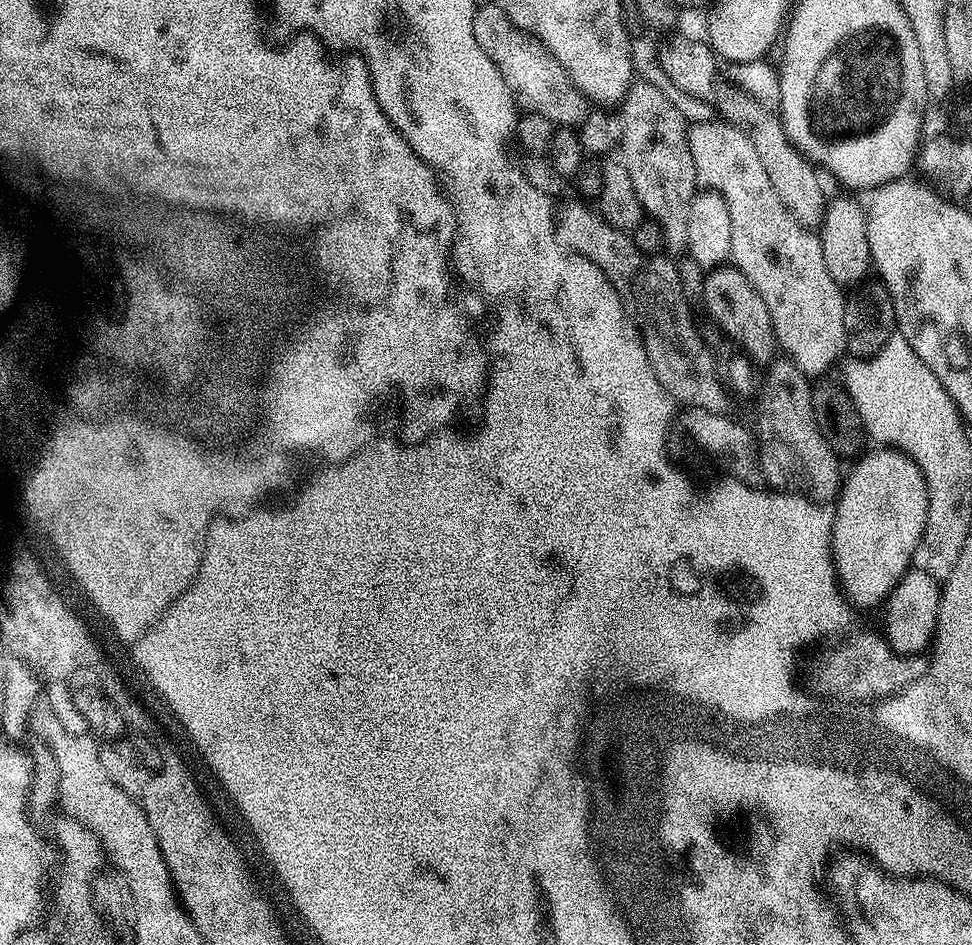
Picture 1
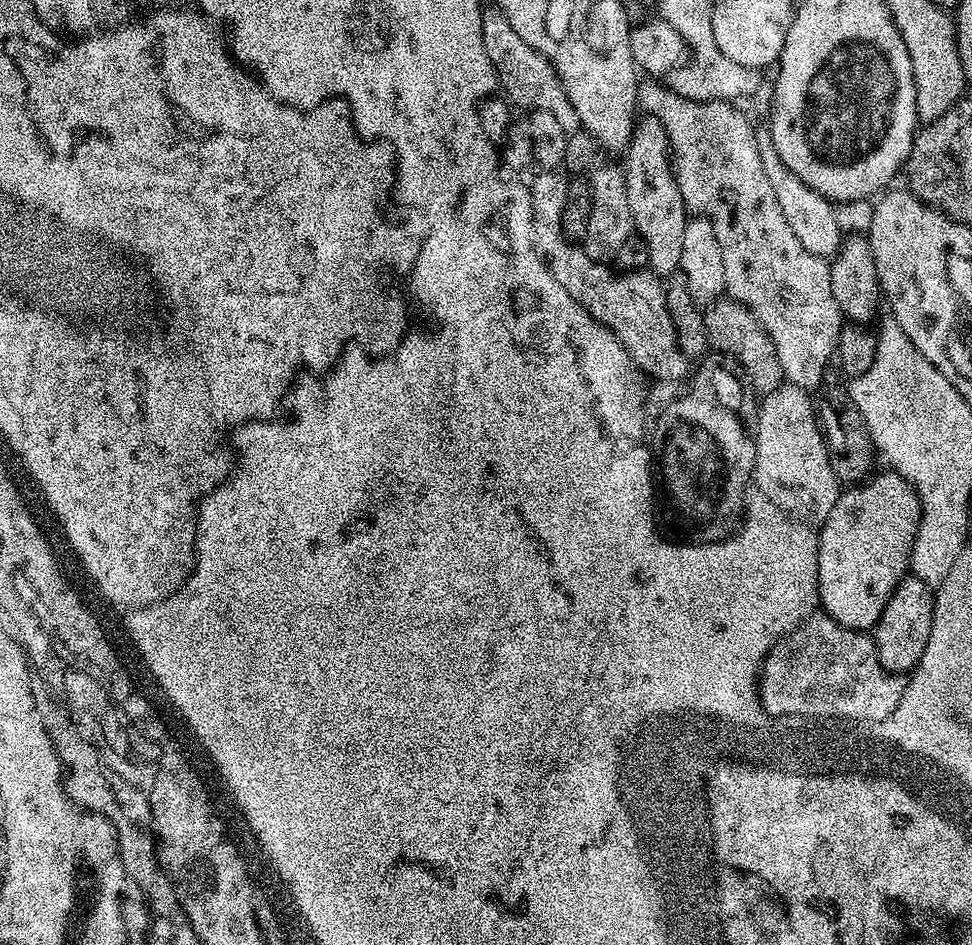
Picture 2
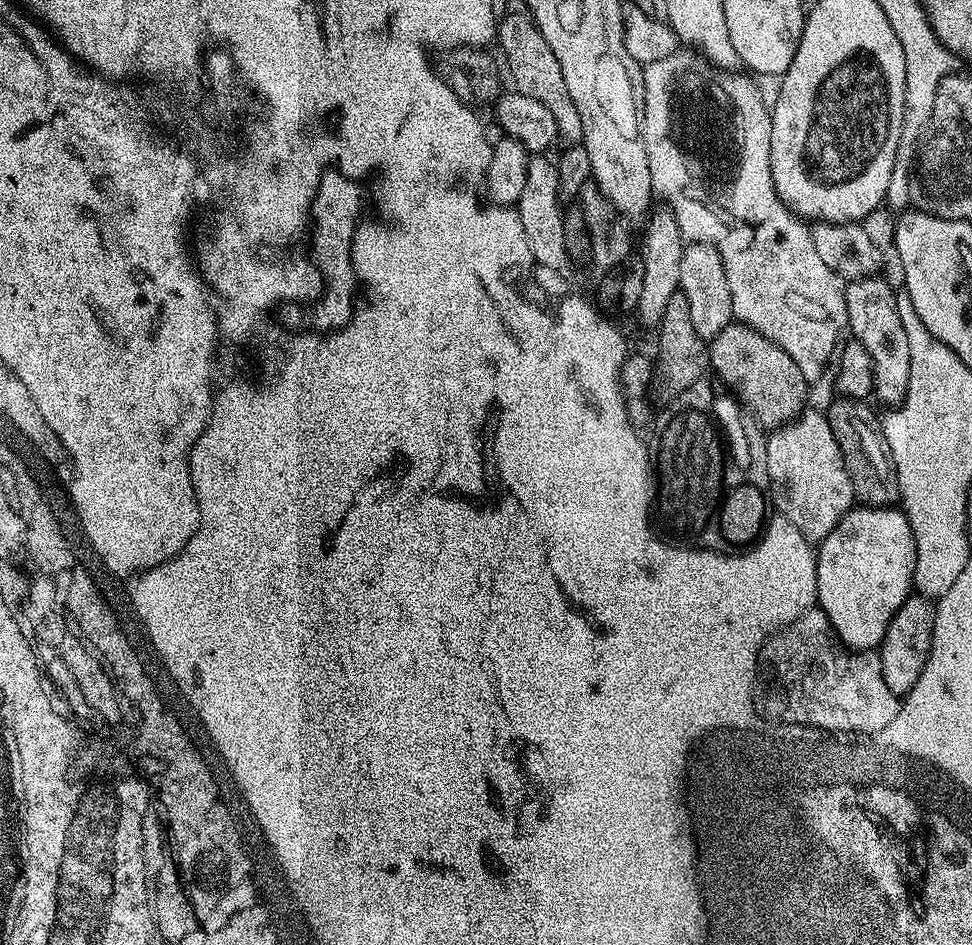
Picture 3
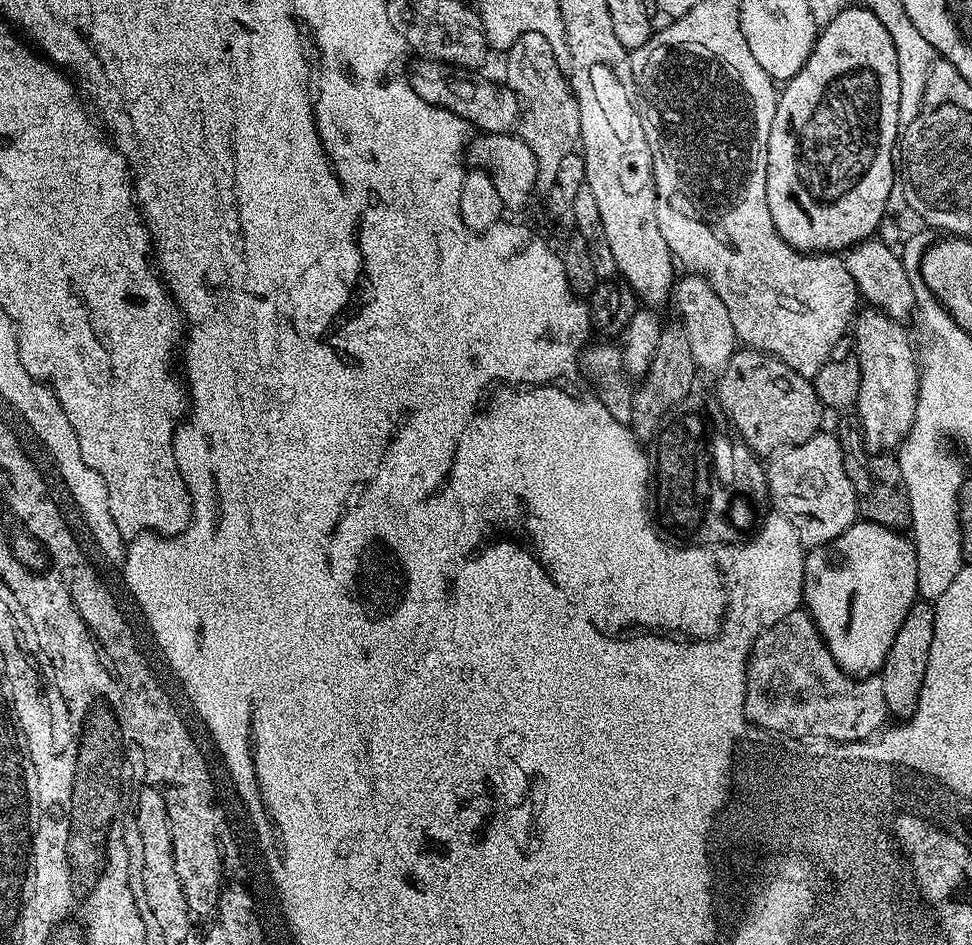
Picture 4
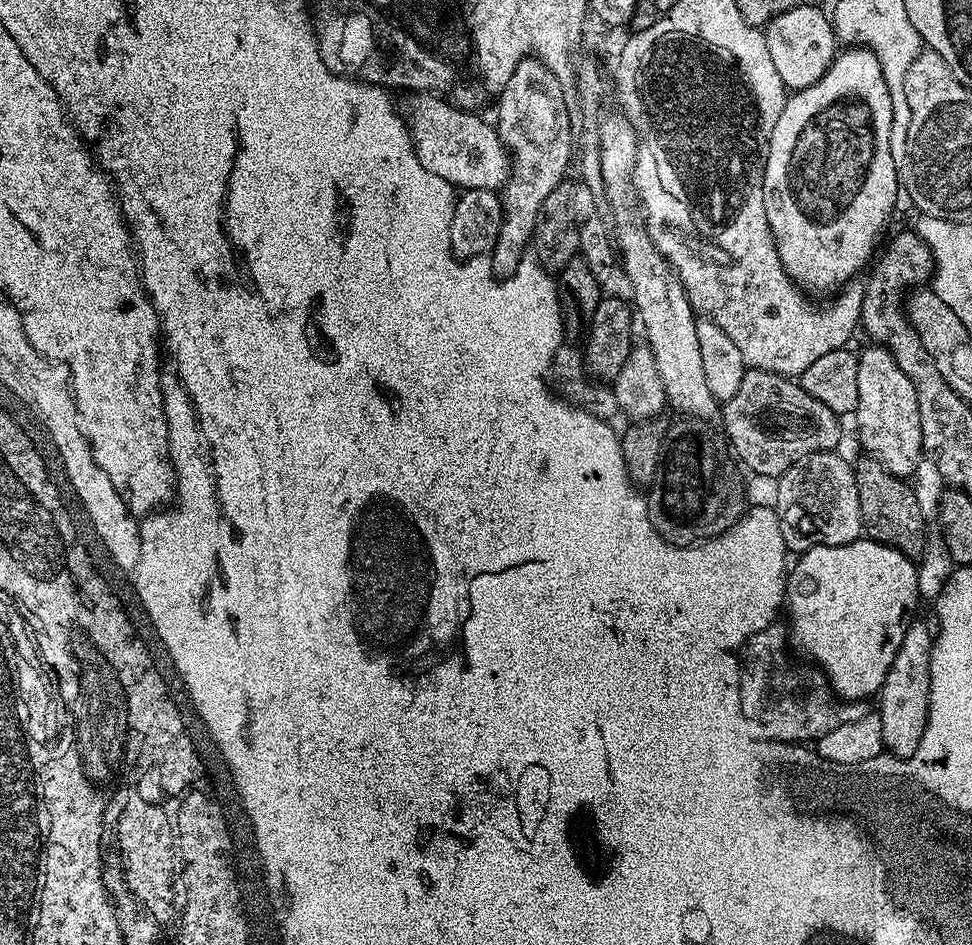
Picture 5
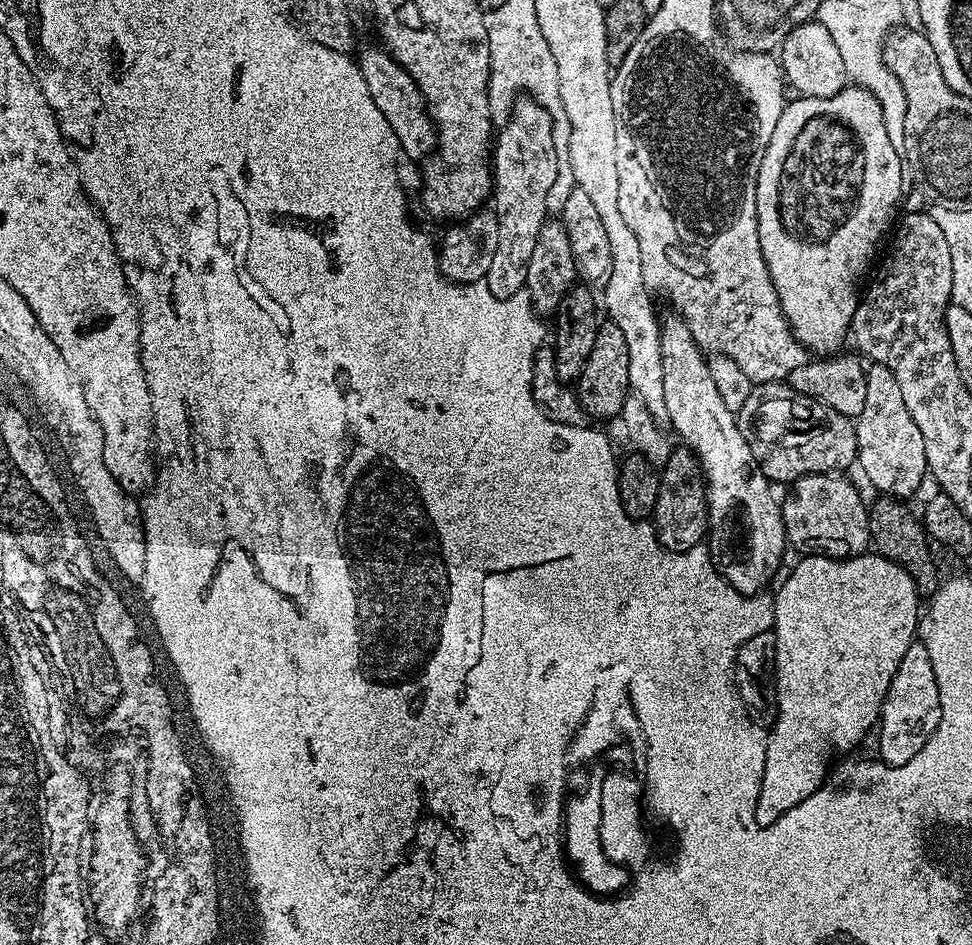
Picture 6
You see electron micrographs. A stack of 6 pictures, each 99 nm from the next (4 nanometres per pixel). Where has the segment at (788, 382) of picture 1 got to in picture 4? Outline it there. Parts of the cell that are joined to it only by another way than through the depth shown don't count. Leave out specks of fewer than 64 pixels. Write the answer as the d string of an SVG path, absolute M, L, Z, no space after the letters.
M821 430L806 442L775 453L770 460L772 465L766 468L771 507L781 515L791 516L799 529L798 538L808 550L829 544L858 520L856 491L852 480L846 478L840 441L826 432Z

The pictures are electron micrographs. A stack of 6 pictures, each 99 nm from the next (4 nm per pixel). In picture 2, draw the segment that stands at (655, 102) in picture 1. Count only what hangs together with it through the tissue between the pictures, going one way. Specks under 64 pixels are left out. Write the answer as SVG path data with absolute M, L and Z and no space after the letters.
M655 118L641 119L632 130L632 141L628 143L626 157L628 156L628 172L623 175L622 182L628 188L626 201L635 231L646 242L648 251L648 268L661 278L667 278L680 267L682 258L682 234L686 234L686 226L690 219L690 213L684 206L682 190L676 181L674 161L670 155L668 136Z

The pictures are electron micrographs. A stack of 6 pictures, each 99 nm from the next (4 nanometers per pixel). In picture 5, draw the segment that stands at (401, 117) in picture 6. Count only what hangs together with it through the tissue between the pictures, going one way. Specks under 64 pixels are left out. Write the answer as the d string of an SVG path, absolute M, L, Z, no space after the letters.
M412 94L407 99L408 132L412 135L418 162L422 162L430 174L446 178L457 190L503 189L512 175L512 157L489 121L487 124L475 111L461 110L436 94Z

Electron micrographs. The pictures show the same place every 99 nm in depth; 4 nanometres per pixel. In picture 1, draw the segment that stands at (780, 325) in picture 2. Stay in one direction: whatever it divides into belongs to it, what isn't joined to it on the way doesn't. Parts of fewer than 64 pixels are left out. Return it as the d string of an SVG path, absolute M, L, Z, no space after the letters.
M713 118L700 123L693 123L688 129L688 141L690 142L690 154L694 158L694 170L696 171L697 181L705 189L722 194L722 198L726 202L726 210L730 210L731 263L747 278L750 286L754 286L754 290L758 290L758 294L762 294L762 302L766 302L766 310L770 310L770 318L776 331L777 345L782 349L783 355L787 359L797 364L803 370L805 376L809 378L823 377L827 373L824 371L840 355L843 357L846 352L844 346L846 342L846 330L844 329L844 301L846 296L845 293L840 293L843 292L841 285L836 284L830 278L830 274L826 270L826 262L822 262L822 246L820 245L819 235L815 231L805 228L803 224L799 224L782 206L778 194L774 194L774 186L770 186L770 178L766 178L766 169L762 167L762 161L758 158L758 153L754 151L754 146L750 143L750 138L742 130L738 130L726 120Z

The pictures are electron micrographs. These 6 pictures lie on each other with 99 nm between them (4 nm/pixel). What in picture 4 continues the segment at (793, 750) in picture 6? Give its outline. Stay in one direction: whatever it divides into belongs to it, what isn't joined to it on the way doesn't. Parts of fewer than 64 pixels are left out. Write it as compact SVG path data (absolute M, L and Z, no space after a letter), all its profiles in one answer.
M860 520L855 524L851 524L841 536L834 538L829 544L822 544L818 548L811 549L804 558L804 598L803 607L812 615L812 621L818 626L818 630L822 634L822 638L826 642L826 646L830 650L830 654L834 654L834 658L838 662L838 666L843 672L847 672L853 678L872 678L879 673L886 662L886 654L890 654L890 646L894 646L894 638L898 634L898 630L902 626L902 622L906 622L906 614L912 605L917 603L918 595L916 590L916 579L918 578L918 562L916 561L916 550L911 539L907 535L901 534L895 528L887 528L881 524L875 524L869 520Z

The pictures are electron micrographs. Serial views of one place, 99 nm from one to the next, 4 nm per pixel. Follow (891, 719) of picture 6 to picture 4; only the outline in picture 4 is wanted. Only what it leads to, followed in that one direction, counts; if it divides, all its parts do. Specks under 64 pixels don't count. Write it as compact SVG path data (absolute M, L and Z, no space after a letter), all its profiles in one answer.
M917 602L906 614L906 622L898 630L894 638L894 646L890 646L890 654L886 654L884 667L878 673L878 686L886 693L886 706L889 717L907 718L914 714L918 706L918 698L922 690L922 682L926 678L926 662L930 654L930 642L934 642L935 607L928 602Z

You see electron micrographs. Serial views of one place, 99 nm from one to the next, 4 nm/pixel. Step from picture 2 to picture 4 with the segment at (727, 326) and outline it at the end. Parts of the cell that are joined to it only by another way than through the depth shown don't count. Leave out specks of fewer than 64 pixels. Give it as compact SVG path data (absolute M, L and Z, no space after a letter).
M747 346L736 351L730 358L729 364L730 368L718 373L720 381L717 382L716 388L714 387L714 396L719 400L720 408L727 423L734 429L735 435L756 456L771 457L791 445L806 442L811 436L821 431L820 419L826 415L826 412L816 393L816 385L809 377L790 370L790 366L786 366L786 362Z

